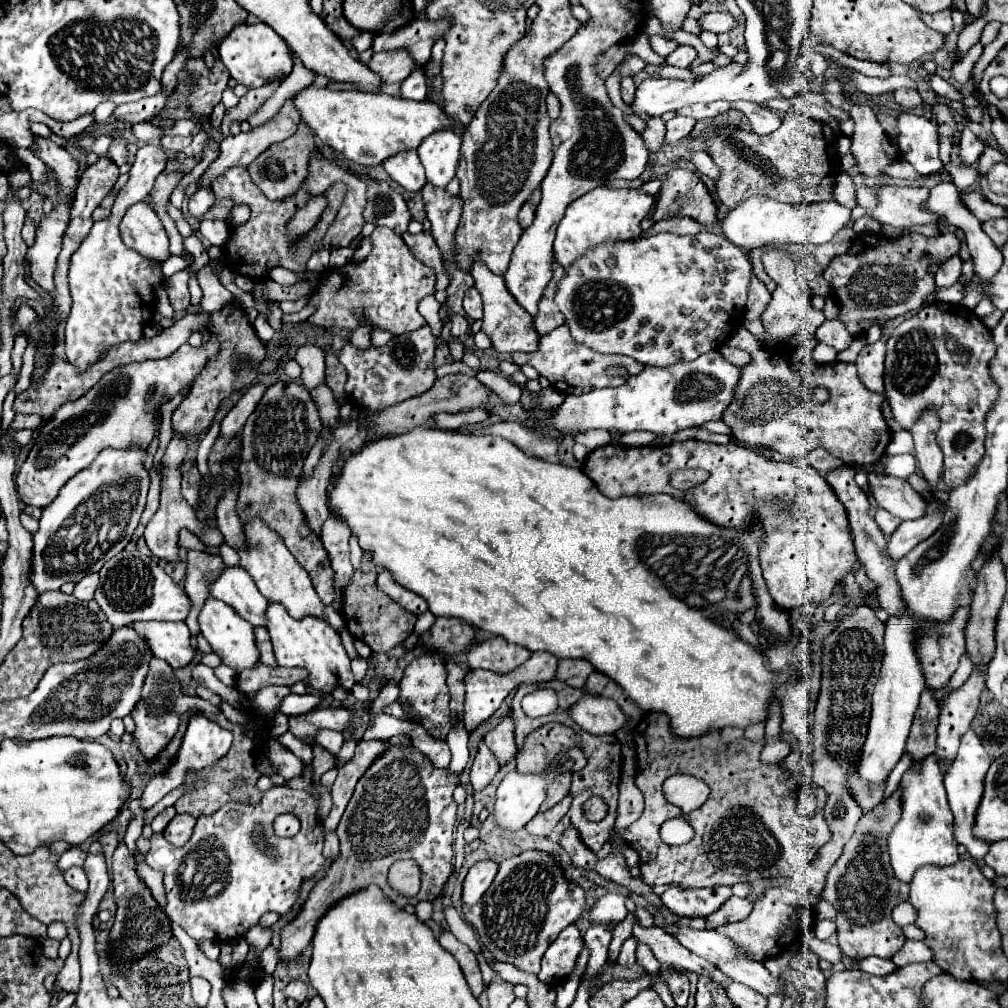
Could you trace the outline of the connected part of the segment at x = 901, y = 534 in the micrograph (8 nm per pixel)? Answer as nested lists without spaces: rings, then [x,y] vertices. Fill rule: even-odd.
[[[940,505],[938,511],[922,517],[922,519],[904,521],[904,523],[894,531],[894,535],[890,537],[890,543],[888,543],[890,557],[892,557],[894,561],[898,561],[898,559],[904,557],[910,549],[914,549],[920,541],[924,541],[928,535],[932,535],[932,533],[940,527],[942,513],[944,513],[944,505]]]

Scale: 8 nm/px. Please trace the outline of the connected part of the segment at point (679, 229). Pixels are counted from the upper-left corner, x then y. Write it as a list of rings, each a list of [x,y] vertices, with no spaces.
[[[670,217],[670,219],[662,219],[662,221],[654,223],[654,227],[648,229],[644,235],[654,235],[660,231],[668,231],[668,233],[676,233],[676,235],[690,235],[690,233],[700,231],[700,223],[690,217]]]

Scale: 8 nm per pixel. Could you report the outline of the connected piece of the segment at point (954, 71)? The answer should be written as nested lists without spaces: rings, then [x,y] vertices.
[[[978,42],[975,44],[965,55],[964,59],[954,63],[951,68],[951,76],[959,81],[959,84],[963,85],[966,80],[971,78],[971,72],[974,64],[980,58],[983,52],[983,45]]]

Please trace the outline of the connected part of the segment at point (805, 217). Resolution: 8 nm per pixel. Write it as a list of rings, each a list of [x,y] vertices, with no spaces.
[[[750,197],[732,209],[722,221],[722,233],[738,247],[752,249],[782,243],[828,243],[850,221],[850,209],[836,201],[816,205],[786,205],[768,197]]]

